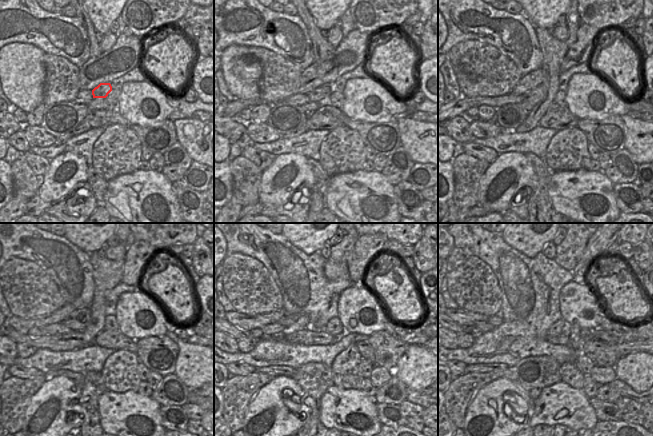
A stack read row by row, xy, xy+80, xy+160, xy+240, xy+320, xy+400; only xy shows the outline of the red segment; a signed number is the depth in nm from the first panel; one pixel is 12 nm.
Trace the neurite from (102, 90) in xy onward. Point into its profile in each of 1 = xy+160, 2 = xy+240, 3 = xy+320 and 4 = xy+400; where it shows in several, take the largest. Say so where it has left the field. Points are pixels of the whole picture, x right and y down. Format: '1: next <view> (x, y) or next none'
1: next xy+160 (532, 97)
2: next xy+240 (78, 320)
3: next xy+320 (292, 322)
4: next xy+400 (495, 320)

